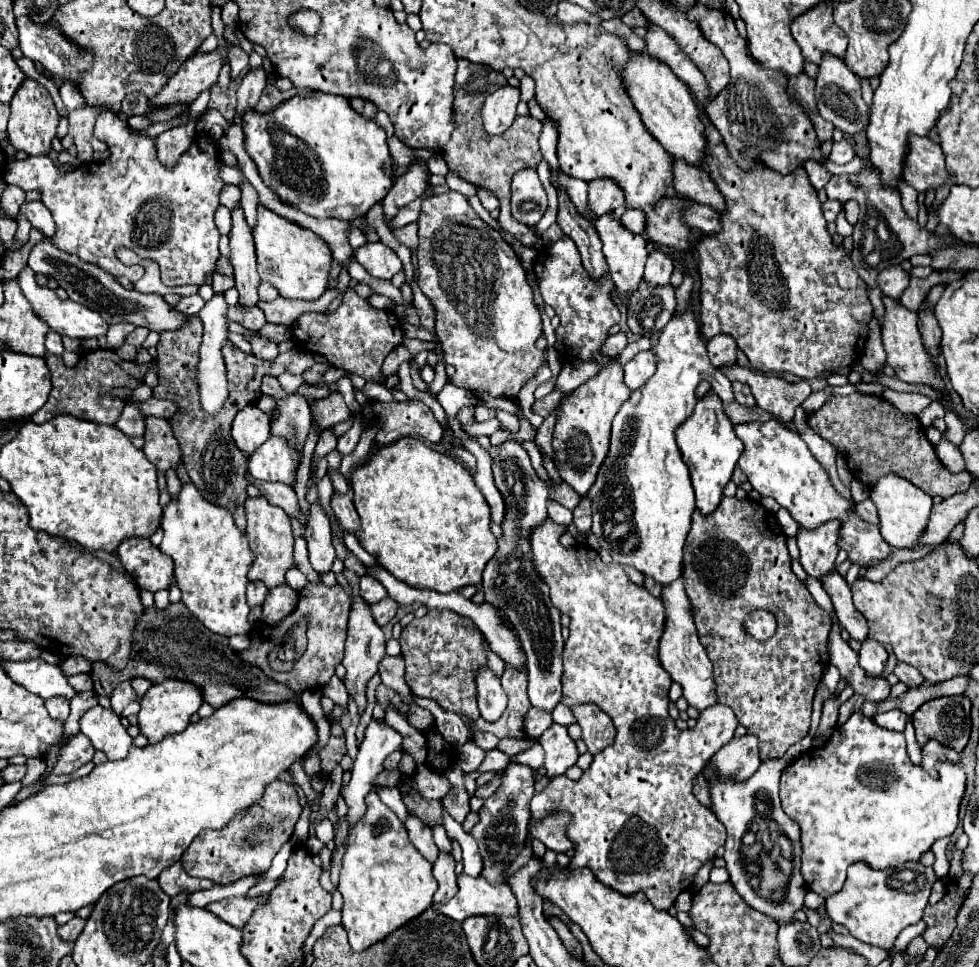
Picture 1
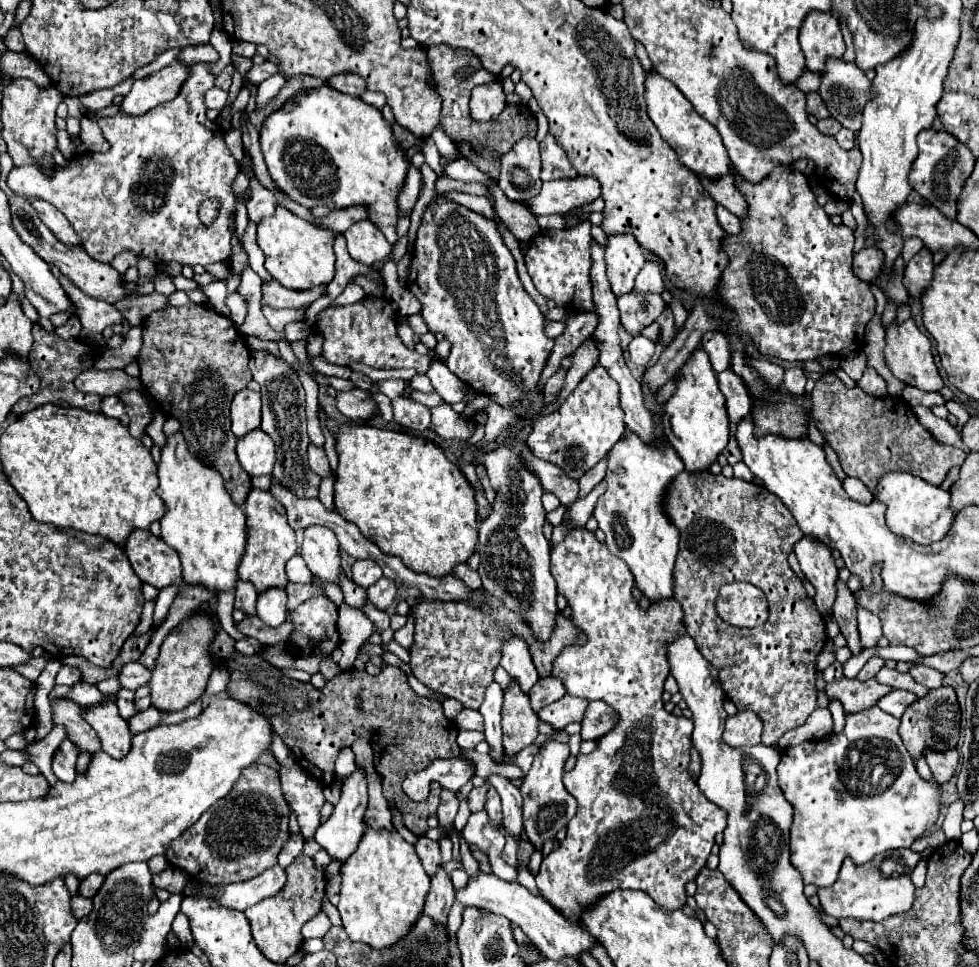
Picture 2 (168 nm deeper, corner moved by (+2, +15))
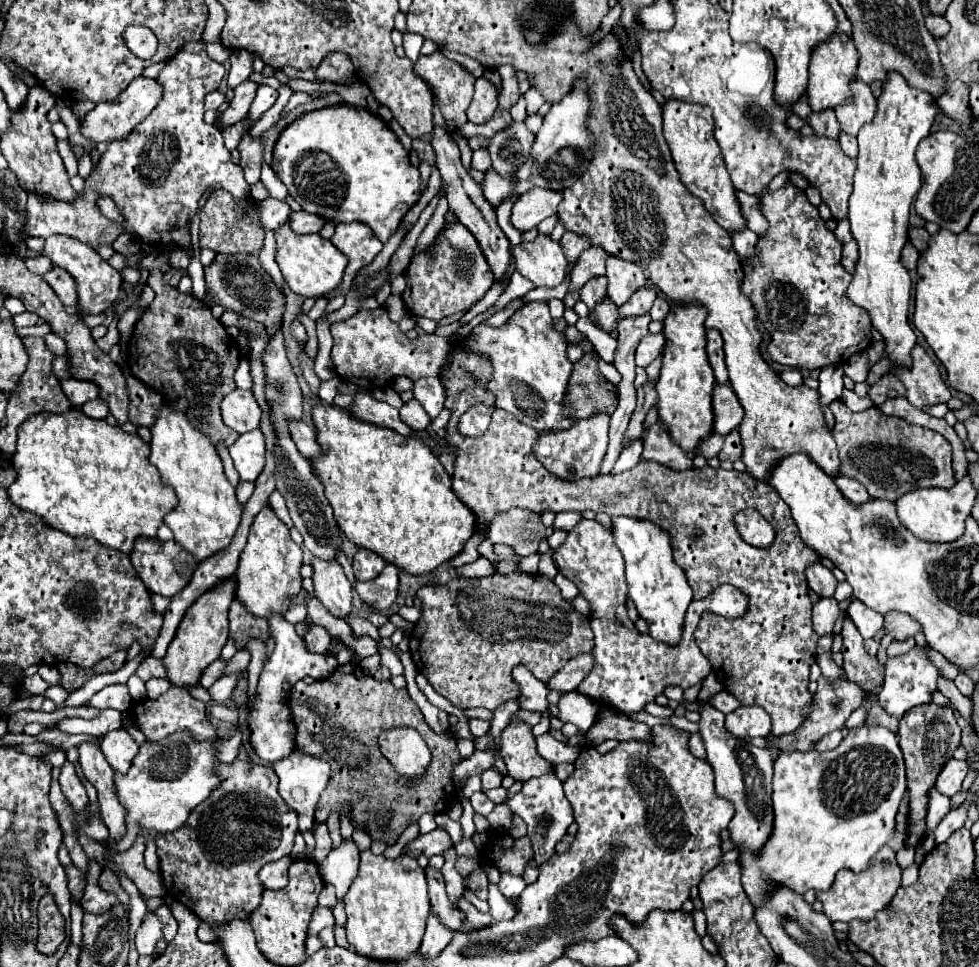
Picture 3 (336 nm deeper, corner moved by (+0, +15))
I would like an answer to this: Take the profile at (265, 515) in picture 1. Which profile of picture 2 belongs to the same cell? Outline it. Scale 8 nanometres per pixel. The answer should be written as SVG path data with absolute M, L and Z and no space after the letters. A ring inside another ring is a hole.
M252 489L244 503L244 513L248 519L248 545L246 545L246 555L242 557L242 563L238 569L240 579L252 581L258 593L270 587L286 587L288 579L286 579L284 567L286 567L286 561L298 553L298 547L296 547L294 531L286 521L284 505L280 505L280 501L276 501L270 491Z

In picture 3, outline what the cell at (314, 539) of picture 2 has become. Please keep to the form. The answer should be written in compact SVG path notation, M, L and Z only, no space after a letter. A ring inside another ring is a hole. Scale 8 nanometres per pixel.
M318 557L312 559L314 567L314 587L318 601L340 619L352 611L352 585L346 579L340 563L336 561L322 561Z

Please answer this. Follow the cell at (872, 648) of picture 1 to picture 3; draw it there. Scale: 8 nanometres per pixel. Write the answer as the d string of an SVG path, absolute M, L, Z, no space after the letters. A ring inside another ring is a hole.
M852 599L850 607L846 609L846 615L854 621L854 625L858 627L858 631L864 639L874 637L882 629L882 623L884 623L882 615L878 615L874 609L862 605L862 601L858 601L858 599Z

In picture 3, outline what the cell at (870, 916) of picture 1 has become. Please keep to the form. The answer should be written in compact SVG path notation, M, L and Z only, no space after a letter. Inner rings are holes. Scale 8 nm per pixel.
M882 847L876 855L874 855L874 865L870 861L870 867L862 873L852 873L842 869L836 879L834 885L826 891L826 893L816 893L816 899L822 901L824 905L824 915L834 923L834 921L852 921L852 919L862 919L868 921L872 919L878 911L882 911L894 897L896 889L900 887L900 867L896 865L896 857L894 851L890 847Z

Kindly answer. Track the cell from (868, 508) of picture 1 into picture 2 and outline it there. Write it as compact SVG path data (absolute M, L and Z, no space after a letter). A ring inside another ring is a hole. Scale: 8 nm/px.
M848 477L848 479L844 481L844 489L846 489L846 493L848 493L854 501L858 501L858 503L870 503L870 501L874 499L874 495L868 491L868 487L866 487L860 479Z

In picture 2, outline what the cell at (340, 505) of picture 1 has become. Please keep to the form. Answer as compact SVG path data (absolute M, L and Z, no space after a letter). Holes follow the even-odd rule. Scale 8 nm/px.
M310 443L308 447L308 463L310 463L310 469L320 477L320 479L328 479L332 477L332 469L328 465L328 459L326 459L326 453L322 447L316 447Z

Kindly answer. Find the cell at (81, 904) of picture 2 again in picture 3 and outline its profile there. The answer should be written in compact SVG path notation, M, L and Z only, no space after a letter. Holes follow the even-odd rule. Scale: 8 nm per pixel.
M89 859L89 872L87 875L86 891L84 891L84 897L82 897L82 909L86 913L106 913L112 905L118 905L118 897L100 889L98 887L98 877L100 875L101 865Z

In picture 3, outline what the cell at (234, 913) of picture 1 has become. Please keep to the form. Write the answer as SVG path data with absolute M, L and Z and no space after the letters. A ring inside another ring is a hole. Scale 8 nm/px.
M282 857L278 861L266 863L262 871L258 873L266 889L282 889L288 881L288 867L292 863L292 857Z

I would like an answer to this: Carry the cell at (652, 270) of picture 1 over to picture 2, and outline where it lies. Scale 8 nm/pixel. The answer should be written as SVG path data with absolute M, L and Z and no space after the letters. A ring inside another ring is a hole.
M648 259L642 267L642 271L636 277L636 285L634 291L640 293L662 293L664 289L664 281L662 281L662 269L660 263L654 259Z

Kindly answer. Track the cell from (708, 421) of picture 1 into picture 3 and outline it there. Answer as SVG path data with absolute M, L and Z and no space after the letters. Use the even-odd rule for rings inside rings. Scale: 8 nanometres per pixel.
M700 303L672 305L664 329L664 349L662 349L662 369L656 383L660 421L668 427L670 437L688 453L694 455L698 443L712 433L714 413L712 413L712 389L714 373L706 355L706 321L708 311Z

